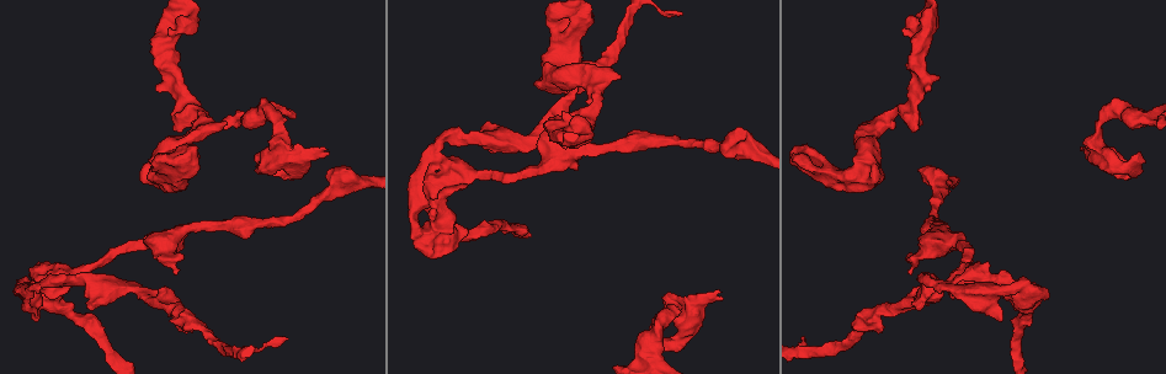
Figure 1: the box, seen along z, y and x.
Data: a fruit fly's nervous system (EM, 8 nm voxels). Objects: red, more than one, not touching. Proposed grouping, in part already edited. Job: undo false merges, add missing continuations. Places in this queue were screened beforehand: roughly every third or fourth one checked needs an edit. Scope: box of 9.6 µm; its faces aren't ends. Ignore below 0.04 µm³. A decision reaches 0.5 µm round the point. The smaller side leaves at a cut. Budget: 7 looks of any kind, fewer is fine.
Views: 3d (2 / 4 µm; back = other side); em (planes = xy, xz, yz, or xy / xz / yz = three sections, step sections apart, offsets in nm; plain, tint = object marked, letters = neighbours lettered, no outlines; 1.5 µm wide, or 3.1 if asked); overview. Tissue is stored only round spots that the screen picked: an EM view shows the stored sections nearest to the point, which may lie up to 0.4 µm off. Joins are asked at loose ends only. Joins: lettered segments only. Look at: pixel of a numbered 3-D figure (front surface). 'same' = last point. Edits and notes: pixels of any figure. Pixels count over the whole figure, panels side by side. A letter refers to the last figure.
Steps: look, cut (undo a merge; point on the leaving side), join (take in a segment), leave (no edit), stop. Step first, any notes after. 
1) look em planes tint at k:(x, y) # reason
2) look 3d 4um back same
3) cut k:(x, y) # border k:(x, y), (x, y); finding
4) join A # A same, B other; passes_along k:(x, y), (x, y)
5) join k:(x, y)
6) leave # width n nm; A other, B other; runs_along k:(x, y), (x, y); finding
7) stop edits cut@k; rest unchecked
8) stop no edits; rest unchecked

look em xy step 4 tint at 1:(286, 148) # a fork

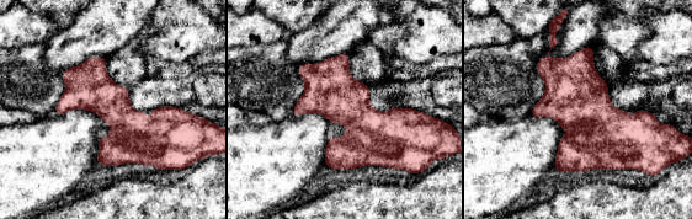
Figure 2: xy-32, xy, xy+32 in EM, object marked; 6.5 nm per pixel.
look em planes letters same # cut it another way

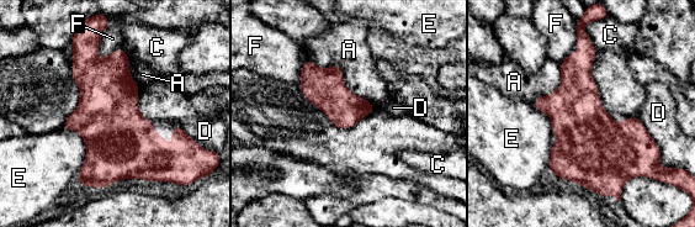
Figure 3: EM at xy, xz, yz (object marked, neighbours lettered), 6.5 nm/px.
leave # width 420 nm; A other, C other, D other, E other, F other; border 3:(637, 117), (659, 149), (658, 163); continuous, no second cell

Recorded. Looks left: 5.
look 3d 2um at 1:(933, 282) # sharp bend

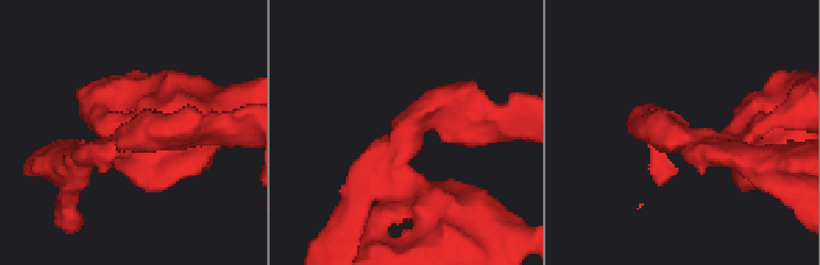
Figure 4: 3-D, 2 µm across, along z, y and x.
look em yz step 4 tint at 4:(672, 136) # arm_widths 200, 260 nm

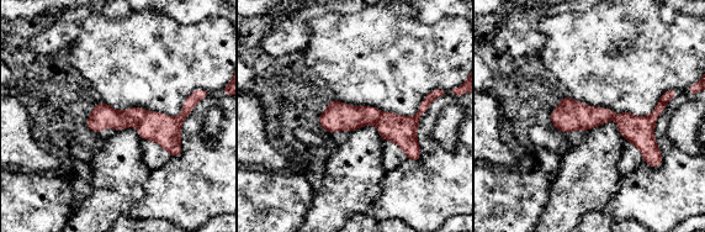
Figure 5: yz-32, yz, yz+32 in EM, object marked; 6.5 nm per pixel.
look em planes letters same

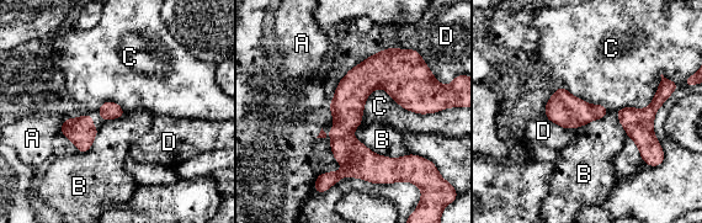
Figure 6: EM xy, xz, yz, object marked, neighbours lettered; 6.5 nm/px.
cut 6:(347, 105) # longest_contact C 500 nm; A other, B other, C other, D other; border 6:(350, 133), (334, 138); two cells meet here

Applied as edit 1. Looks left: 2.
stop edits cut@6; rest unchecked

